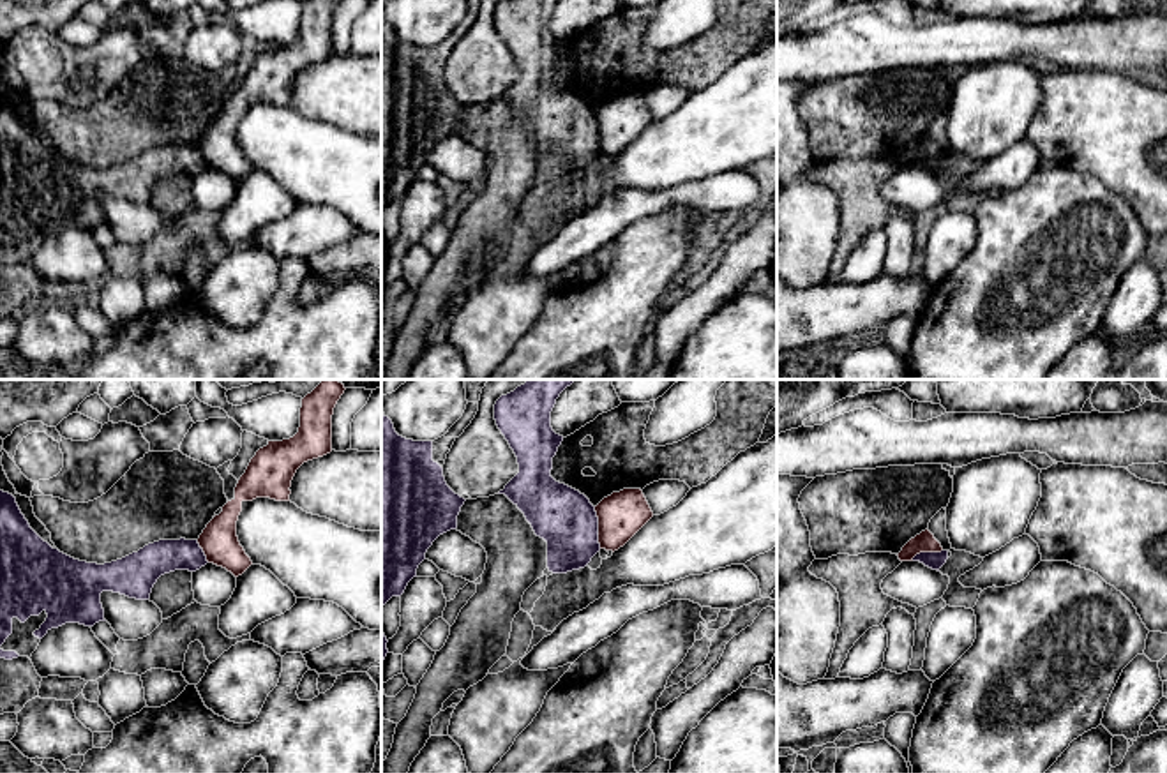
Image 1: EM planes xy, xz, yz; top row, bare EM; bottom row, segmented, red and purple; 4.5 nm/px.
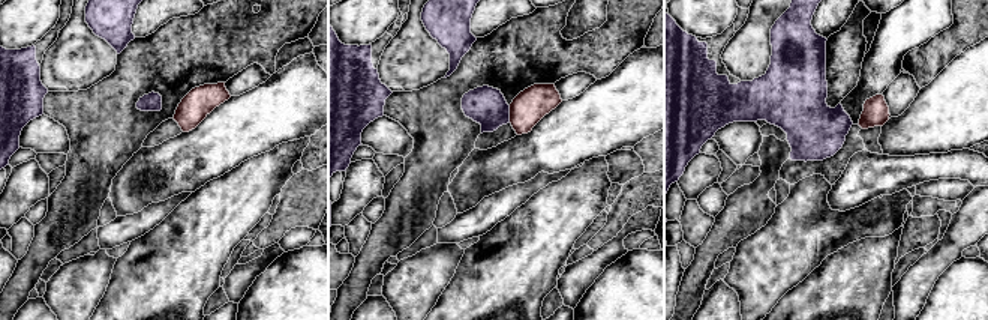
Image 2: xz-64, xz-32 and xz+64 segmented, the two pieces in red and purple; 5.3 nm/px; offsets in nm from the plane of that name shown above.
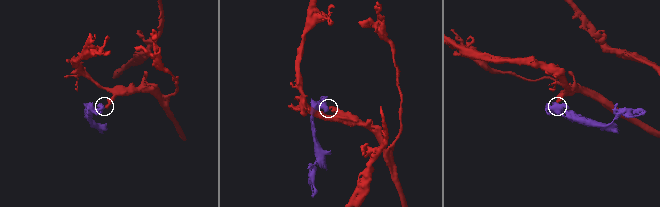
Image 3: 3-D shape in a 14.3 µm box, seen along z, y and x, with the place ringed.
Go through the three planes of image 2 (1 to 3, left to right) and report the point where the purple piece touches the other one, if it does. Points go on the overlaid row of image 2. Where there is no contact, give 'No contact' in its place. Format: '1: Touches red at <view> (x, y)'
1: No contact
2: Touches red at xz-32 (510, 114)
3: No contact

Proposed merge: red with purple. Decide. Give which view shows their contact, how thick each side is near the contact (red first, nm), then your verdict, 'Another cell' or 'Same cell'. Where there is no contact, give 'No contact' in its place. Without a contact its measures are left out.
Touches red in xz. Thickness 200 nm (red) against 280 nm. Another cell

